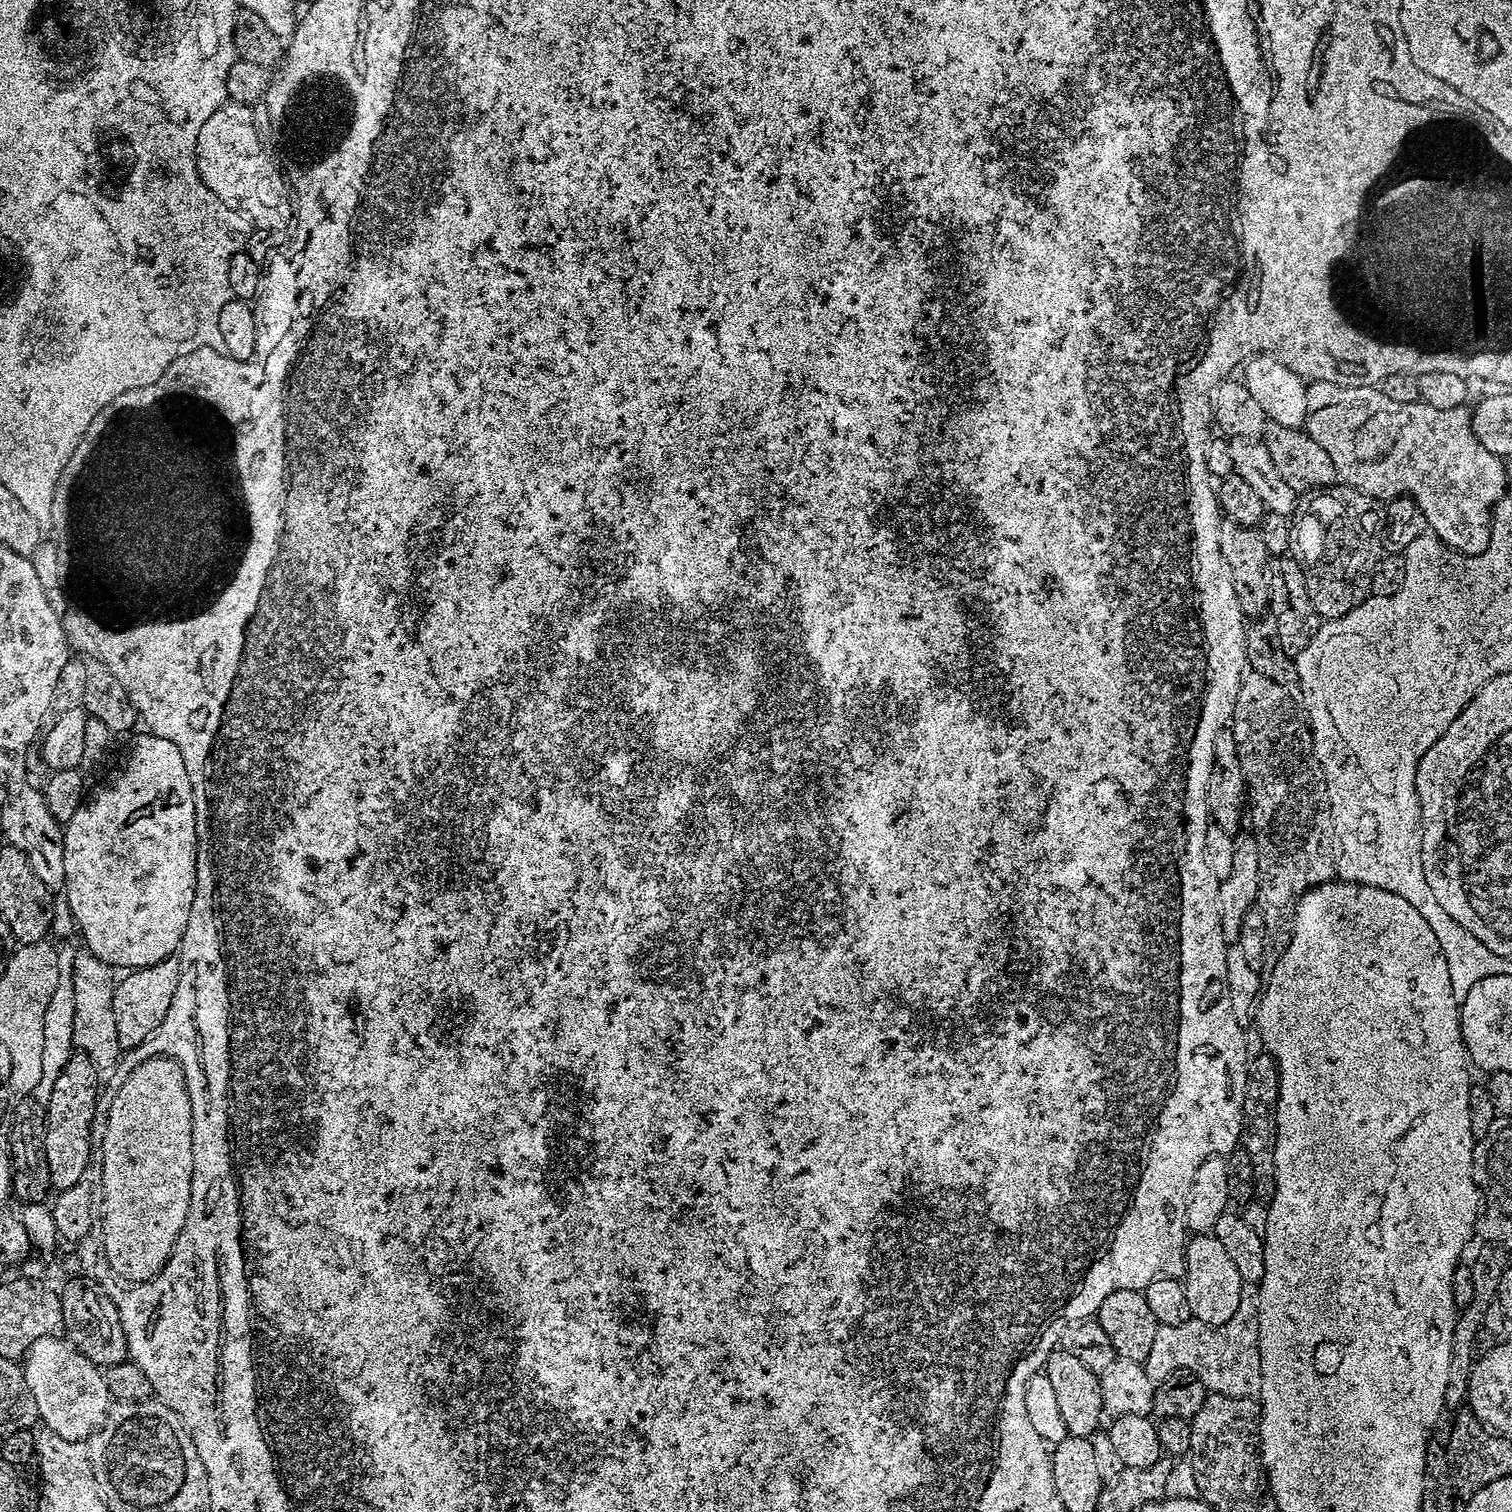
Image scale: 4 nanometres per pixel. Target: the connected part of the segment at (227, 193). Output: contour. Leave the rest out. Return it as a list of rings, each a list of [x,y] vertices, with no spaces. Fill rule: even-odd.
[[[225,102],[221,108],[214,110],[214,114],[210,114],[210,118],[206,118],[198,133],[198,174],[205,186],[218,194],[228,208],[244,213],[252,224],[257,220],[268,220],[268,224],[280,224],[280,220],[287,220],[292,224],[294,213],[288,208],[285,182],[256,143],[262,132],[256,126],[252,112],[253,109],[247,104]]]

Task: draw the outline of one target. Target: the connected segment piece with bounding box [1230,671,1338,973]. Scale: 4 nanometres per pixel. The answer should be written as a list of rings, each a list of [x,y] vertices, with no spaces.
[[[1249,671],[1240,681],[1238,698],[1234,702],[1234,710],[1232,711],[1232,718],[1230,721],[1230,735],[1232,743],[1236,746],[1236,757],[1240,763],[1240,769],[1242,770],[1242,778],[1244,779],[1244,786],[1247,794],[1246,800],[1247,803],[1252,806],[1252,812],[1250,808],[1250,820],[1252,816],[1250,835],[1258,846],[1258,870],[1260,871],[1260,881],[1258,882],[1258,894],[1256,895],[1255,907],[1260,909],[1262,918],[1266,922],[1266,934],[1268,935],[1268,945],[1264,951],[1264,963],[1262,965],[1265,973],[1272,972],[1274,966],[1278,966],[1282,954],[1286,954],[1286,946],[1290,946],[1290,938],[1292,937],[1290,913],[1293,911],[1296,901],[1299,900],[1301,896],[1306,895],[1312,888],[1318,887],[1319,884],[1333,883],[1334,877],[1336,876],[1336,858],[1338,855],[1336,824],[1332,820],[1332,807],[1328,801],[1328,791],[1326,790],[1324,775],[1320,769],[1320,764],[1316,761],[1316,755],[1312,749],[1312,730],[1307,719],[1298,711],[1297,701],[1295,699],[1292,701],[1288,696],[1291,696],[1289,689],[1278,686],[1278,682],[1270,682],[1270,678],[1266,678],[1262,674]]]

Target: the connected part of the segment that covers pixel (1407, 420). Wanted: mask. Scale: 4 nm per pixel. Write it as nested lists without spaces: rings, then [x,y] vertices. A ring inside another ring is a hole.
[[[1321,380],[1308,384],[1306,406],[1308,407],[1308,419],[1306,421],[1308,435],[1314,438],[1314,442],[1318,442],[1318,446],[1322,446],[1322,450],[1326,450],[1326,454],[1330,454],[1330,462],[1334,462],[1334,470],[1337,477],[1347,487],[1358,490],[1367,496],[1373,496],[1378,502],[1387,502],[1397,498],[1413,500],[1426,518],[1428,532],[1431,535],[1437,536],[1448,548],[1462,553],[1463,556],[1476,556],[1482,550],[1486,550],[1486,546],[1492,537],[1492,509],[1496,507],[1496,503],[1509,491],[1508,472],[1504,469],[1505,461],[1488,450],[1474,434],[1472,429],[1472,412],[1467,407],[1453,406],[1450,408],[1439,408],[1433,404],[1425,404],[1423,402],[1403,404],[1402,402],[1394,402],[1391,398],[1386,398],[1386,394],[1382,394],[1379,387],[1376,386],[1371,388],[1355,388],[1354,386],[1342,386],[1341,384],[1322,382]]]

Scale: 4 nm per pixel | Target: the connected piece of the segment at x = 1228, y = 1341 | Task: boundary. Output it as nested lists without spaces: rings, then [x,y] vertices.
[[[1246,1294],[1230,1322],[1212,1328],[1200,1320],[1187,1320],[1178,1326],[1159,1325],[1154,1346],[1143,1362],[1153,1382],[1166,1379],[1171,1372],[1192,1372],[1207,1388],[1230,1398],[1256,1398],[1262,1390],[1260,1347],[1258,1346],[1258,1306],[1255,1295]]]

